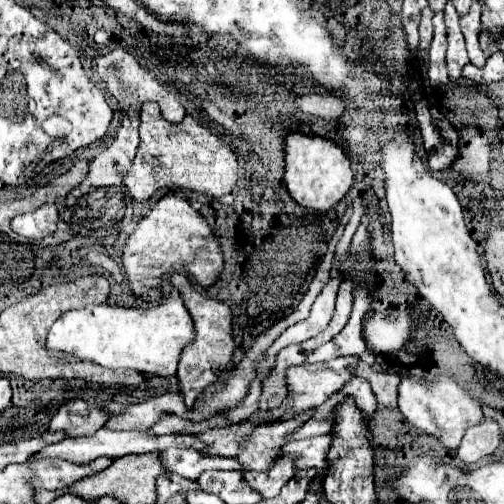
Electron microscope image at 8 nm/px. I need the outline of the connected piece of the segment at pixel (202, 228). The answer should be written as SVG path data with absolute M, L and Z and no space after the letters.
M167 193L137 223L125 243L123 267L133 293L143 301L159 301L163 279L173 273L187 273L201 287L211 287L223 271L223 251L209 223L185 199Z

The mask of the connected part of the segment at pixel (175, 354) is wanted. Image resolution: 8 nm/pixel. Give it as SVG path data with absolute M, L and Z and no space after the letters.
M173 289L171 295L163 297L159 305L145 309L89 305L79 311L69 311L53 323L47 335L49 349L71 353L79 359L87 359L109 369L129 367L159 377L173 377L177 373L181 351L191 341L193 321L177 289Z

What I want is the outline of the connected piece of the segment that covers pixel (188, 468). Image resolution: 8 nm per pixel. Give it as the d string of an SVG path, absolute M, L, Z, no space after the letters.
M171 447L167 451L163 451L163 465L169 467L169 471L179 473L187 479L199 479L199 475L203 471L209 469L223 469L223 471L241 471L243 467L239 465L239 461L231 459L231 457L205 457L207 453L199 453L195 449L185 449L185 447Z

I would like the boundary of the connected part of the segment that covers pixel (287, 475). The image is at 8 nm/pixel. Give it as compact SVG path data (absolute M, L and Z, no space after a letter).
M285 455L283 459L279 459L279 461L275 463L273 469L269 469L269 471L265 471L265 473L255 473L255 471L245 473L245 481L247 481L253 489L257 489L265 499L271 499L271 497L275 497L275 495L281 491L281 487L283 487L293 475L295 475L295 467L291 465L291 457Z

